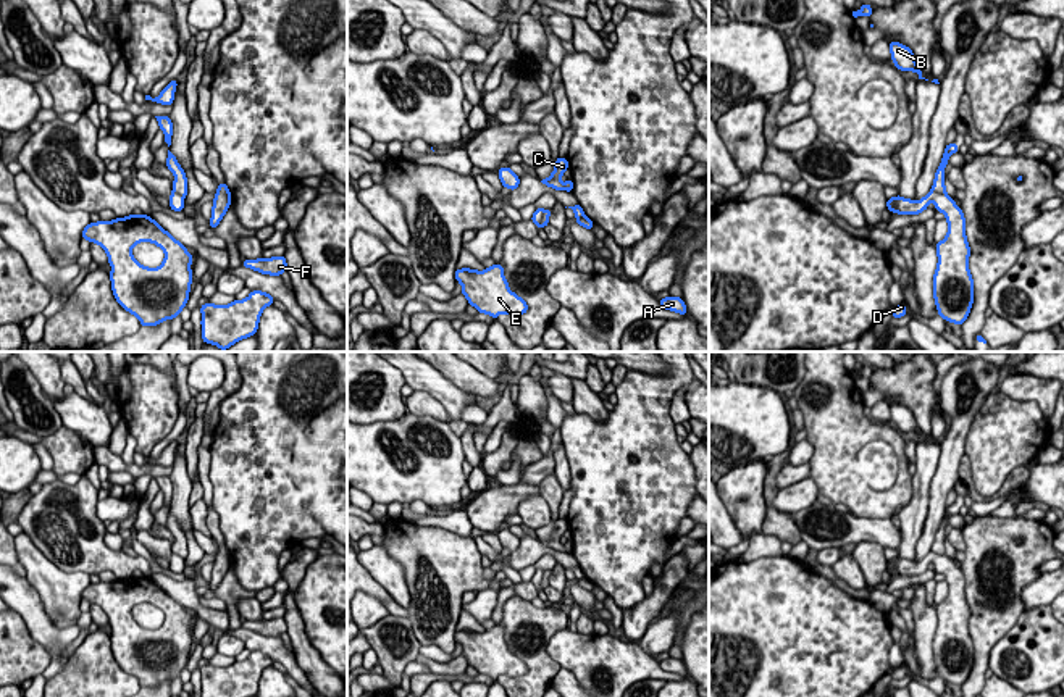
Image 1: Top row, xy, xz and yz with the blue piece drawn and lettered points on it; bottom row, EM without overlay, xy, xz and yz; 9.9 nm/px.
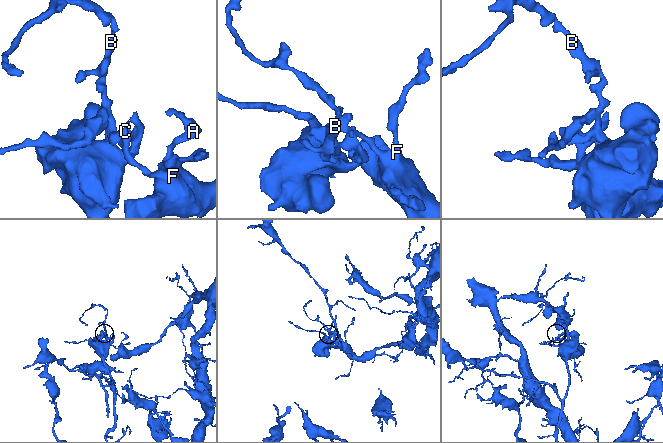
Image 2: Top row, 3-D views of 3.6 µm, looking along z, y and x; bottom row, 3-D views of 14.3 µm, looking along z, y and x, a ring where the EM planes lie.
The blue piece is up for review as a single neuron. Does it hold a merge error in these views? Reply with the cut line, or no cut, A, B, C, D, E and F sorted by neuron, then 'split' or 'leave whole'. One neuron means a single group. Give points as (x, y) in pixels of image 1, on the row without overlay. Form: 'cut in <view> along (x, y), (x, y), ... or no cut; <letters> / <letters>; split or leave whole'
cut in yz along (932, 550), (945, 554); A B F / C D E; split

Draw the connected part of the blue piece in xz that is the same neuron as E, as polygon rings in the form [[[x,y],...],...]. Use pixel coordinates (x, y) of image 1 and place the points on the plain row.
[[[499,624],[484,632],[455,631],[454,639],[462,645],[462,655],[468,665],[480,674],[486,674],[496,681],[501,674],[522,678],[528,673],[526,663],[509,650],[504,628]]]

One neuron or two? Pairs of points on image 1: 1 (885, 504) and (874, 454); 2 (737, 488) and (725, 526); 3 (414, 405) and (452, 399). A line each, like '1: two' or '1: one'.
1: two
2: two
3: two

